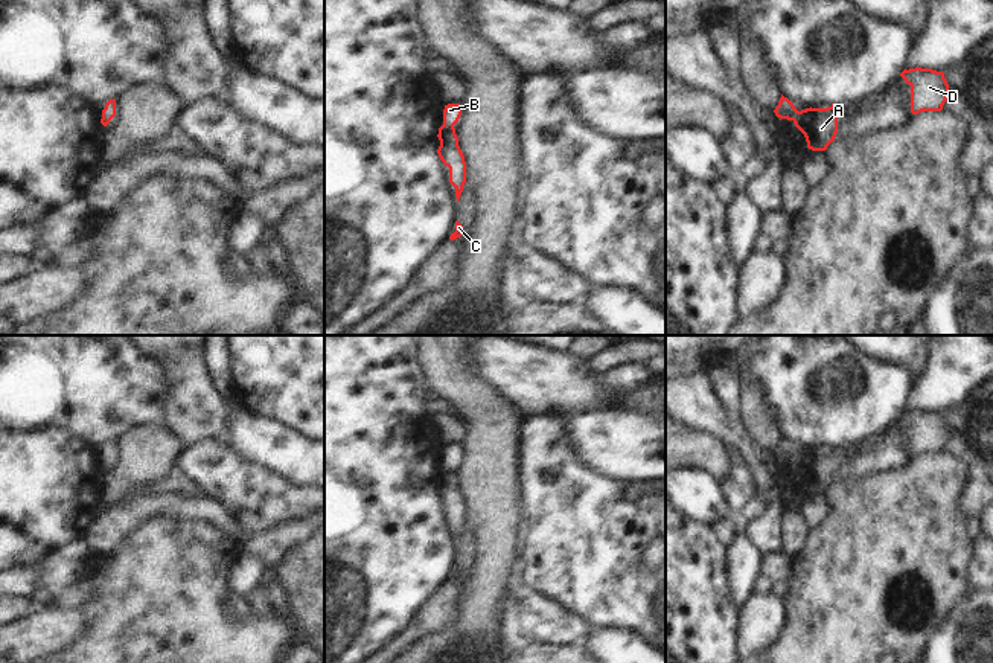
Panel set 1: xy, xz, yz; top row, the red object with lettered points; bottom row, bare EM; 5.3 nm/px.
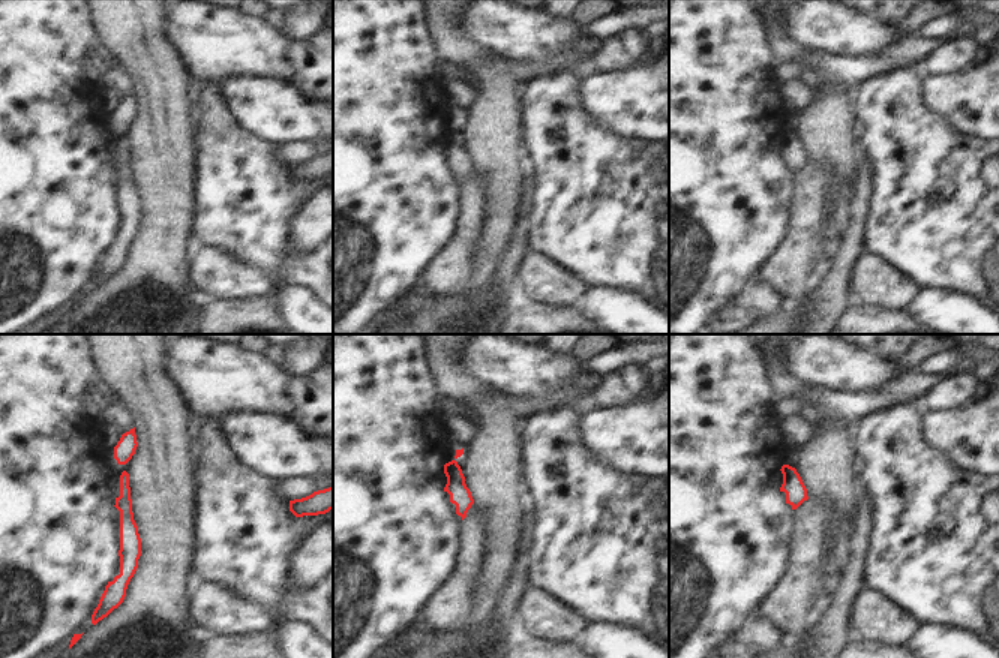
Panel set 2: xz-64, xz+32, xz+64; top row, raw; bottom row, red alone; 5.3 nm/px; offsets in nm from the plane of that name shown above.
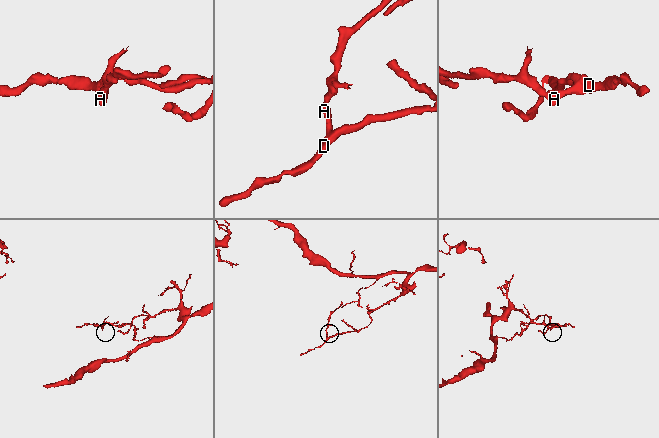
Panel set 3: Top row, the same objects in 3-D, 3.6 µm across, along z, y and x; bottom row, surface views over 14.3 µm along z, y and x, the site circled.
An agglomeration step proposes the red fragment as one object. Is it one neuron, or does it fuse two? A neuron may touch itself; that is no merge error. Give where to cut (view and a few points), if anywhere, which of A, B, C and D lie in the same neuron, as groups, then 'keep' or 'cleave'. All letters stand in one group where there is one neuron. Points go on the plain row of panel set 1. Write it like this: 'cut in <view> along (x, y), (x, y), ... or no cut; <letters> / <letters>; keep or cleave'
cut in xz along (443, 464), (453, 468); A C D / B; cleave

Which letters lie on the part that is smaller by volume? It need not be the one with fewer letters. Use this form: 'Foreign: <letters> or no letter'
Foreign: B

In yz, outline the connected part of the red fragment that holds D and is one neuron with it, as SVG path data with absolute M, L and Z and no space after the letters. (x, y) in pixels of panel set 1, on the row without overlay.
M909 410L900 418L911 427L911 454L941 453L949 439L949 425L943 413L932 410Z

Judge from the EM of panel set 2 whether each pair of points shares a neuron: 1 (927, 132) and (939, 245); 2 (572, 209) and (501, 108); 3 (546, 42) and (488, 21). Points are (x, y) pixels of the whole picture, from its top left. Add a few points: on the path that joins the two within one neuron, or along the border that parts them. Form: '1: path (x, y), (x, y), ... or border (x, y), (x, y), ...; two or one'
1: path (921, 161), (921, 195), (918, 198), (930, 216); one
2: border (521, 111), (531, 177); two
3: path (531, 36), (503, 27); one

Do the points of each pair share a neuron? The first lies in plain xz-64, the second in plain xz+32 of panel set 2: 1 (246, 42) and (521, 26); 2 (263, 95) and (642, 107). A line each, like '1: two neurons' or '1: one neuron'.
1: one neuron
2: one neuron

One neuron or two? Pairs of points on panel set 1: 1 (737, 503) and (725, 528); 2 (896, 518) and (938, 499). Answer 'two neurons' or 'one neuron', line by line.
1: two neurons
2: one neuron

